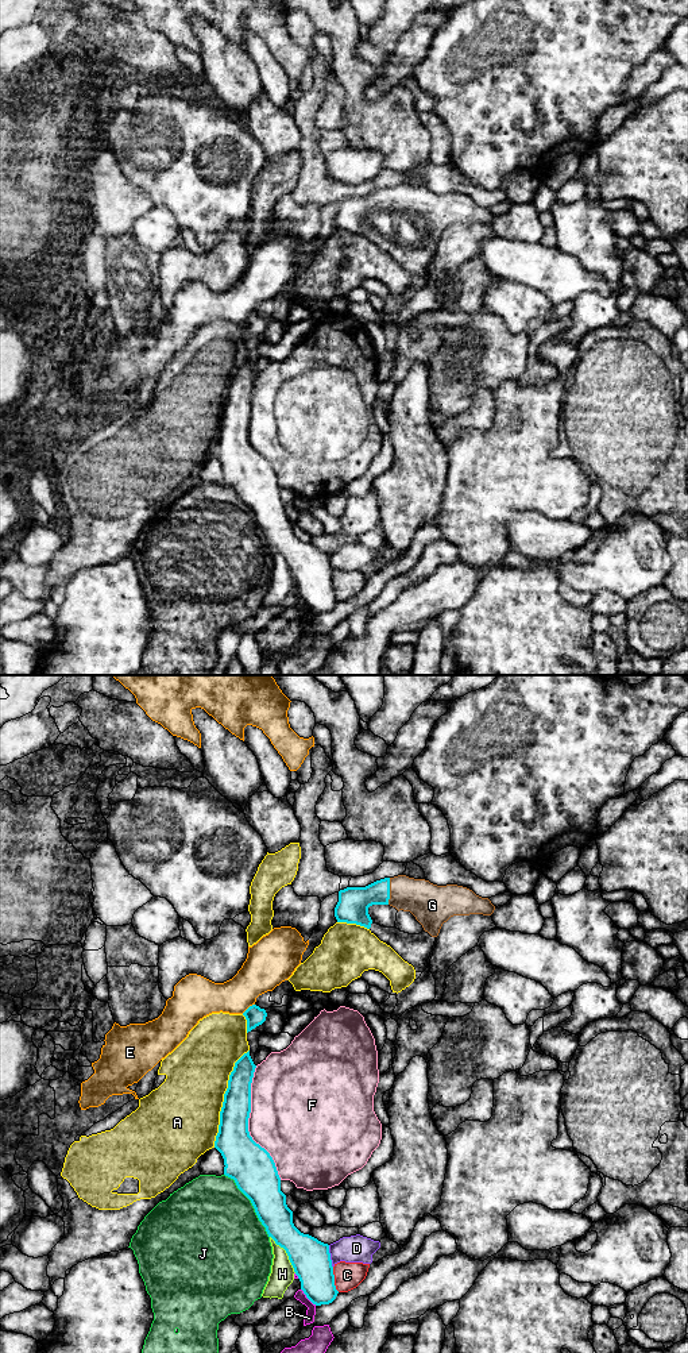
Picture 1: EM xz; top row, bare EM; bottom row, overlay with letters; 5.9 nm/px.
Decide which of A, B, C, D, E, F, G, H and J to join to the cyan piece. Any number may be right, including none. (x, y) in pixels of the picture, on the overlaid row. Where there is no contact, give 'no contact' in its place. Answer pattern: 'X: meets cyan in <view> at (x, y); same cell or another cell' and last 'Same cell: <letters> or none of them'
A: meets cyan in xz at (224, 1098); another cell
B: meets cyan in xz at (308, 1298); another cell
C: meets cyan in xz at (333, 1279); another cell
D: meets cyan in xz at (329, 1256); another cell
E: meets cyan in xz at (248, 1007); another cell
F: meets cyan in xz at (247, 1124); another cell
G: meets cyan in xz at (389, 891); same cell
H: meets cyan in xz at (286, 1252); another cell
J: meets cyan in xz at (252, 1205); another cell
Same cell: G

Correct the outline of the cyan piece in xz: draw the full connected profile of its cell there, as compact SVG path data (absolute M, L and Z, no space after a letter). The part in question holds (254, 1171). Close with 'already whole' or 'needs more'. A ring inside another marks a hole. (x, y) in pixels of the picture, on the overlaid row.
M250 1051L235 1063L224 1094L214 1148L224 1159L224 1175L233 1179L251 1200L268 1237L286 1250L306 1298L316 1306L329 1304L339 1294L329 1245L294 1226L275 1163L248 1132L255 1068Z | already whole

